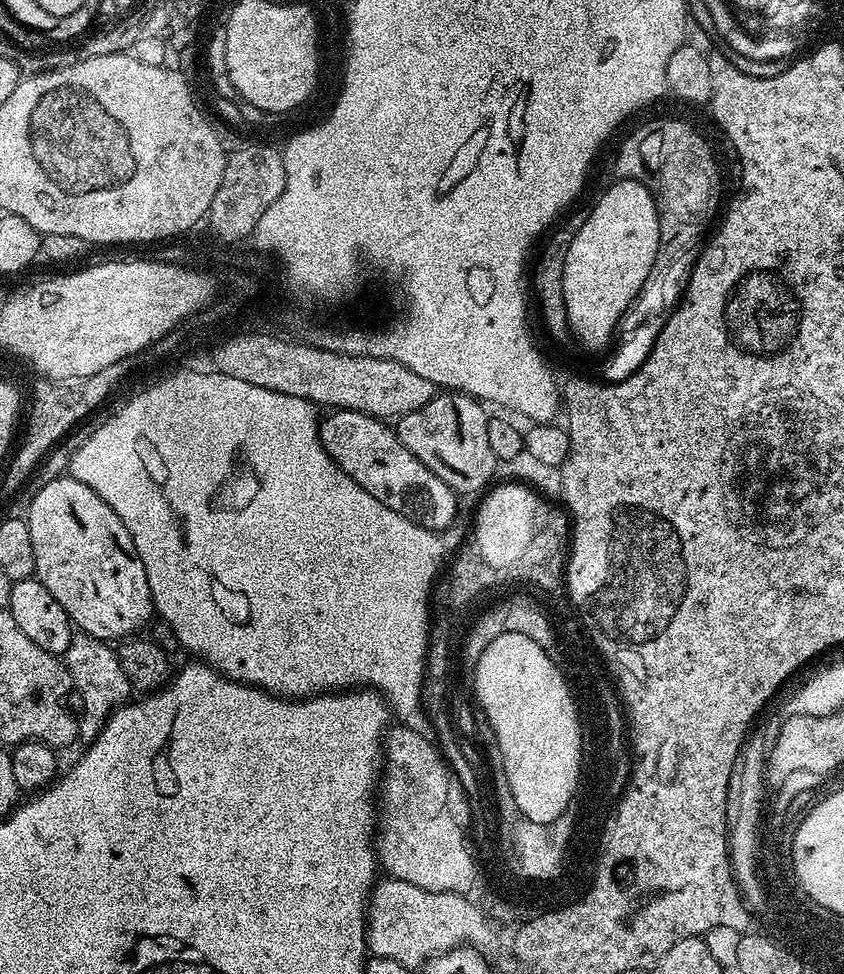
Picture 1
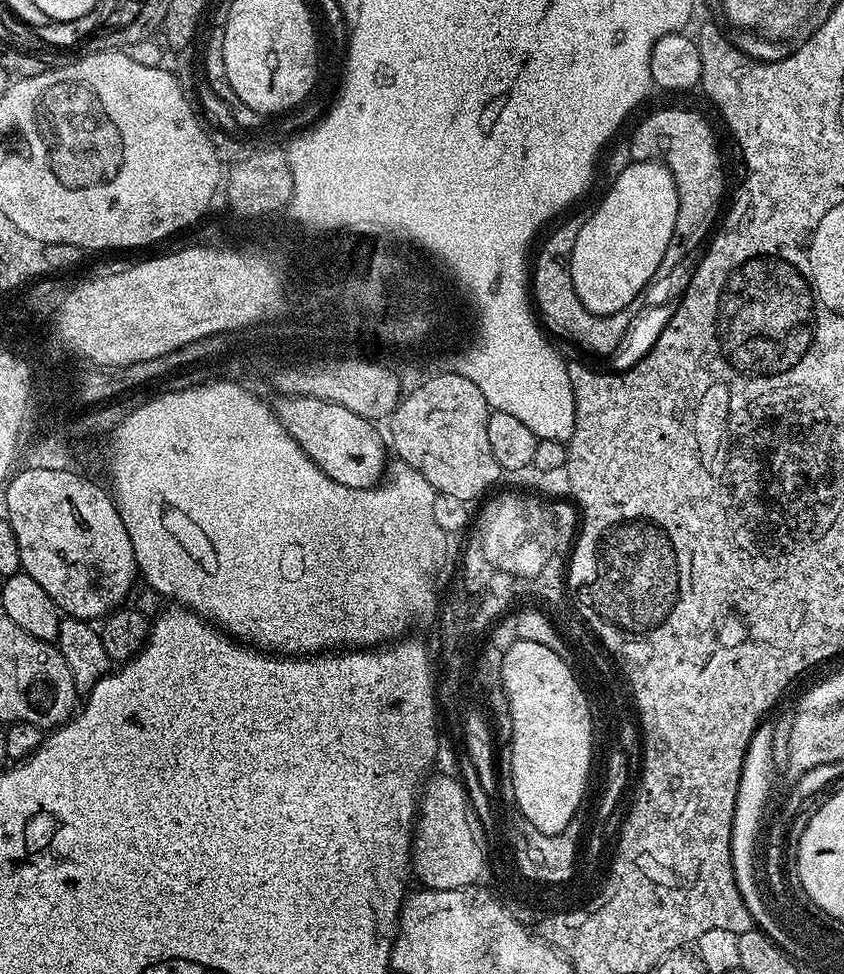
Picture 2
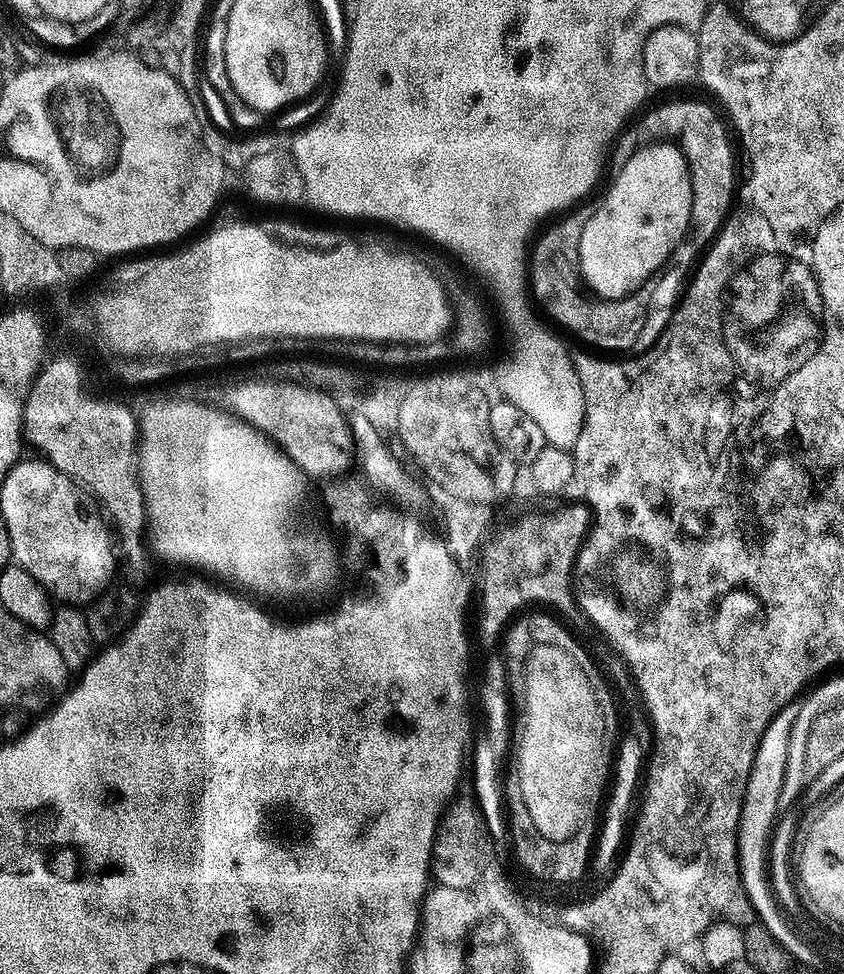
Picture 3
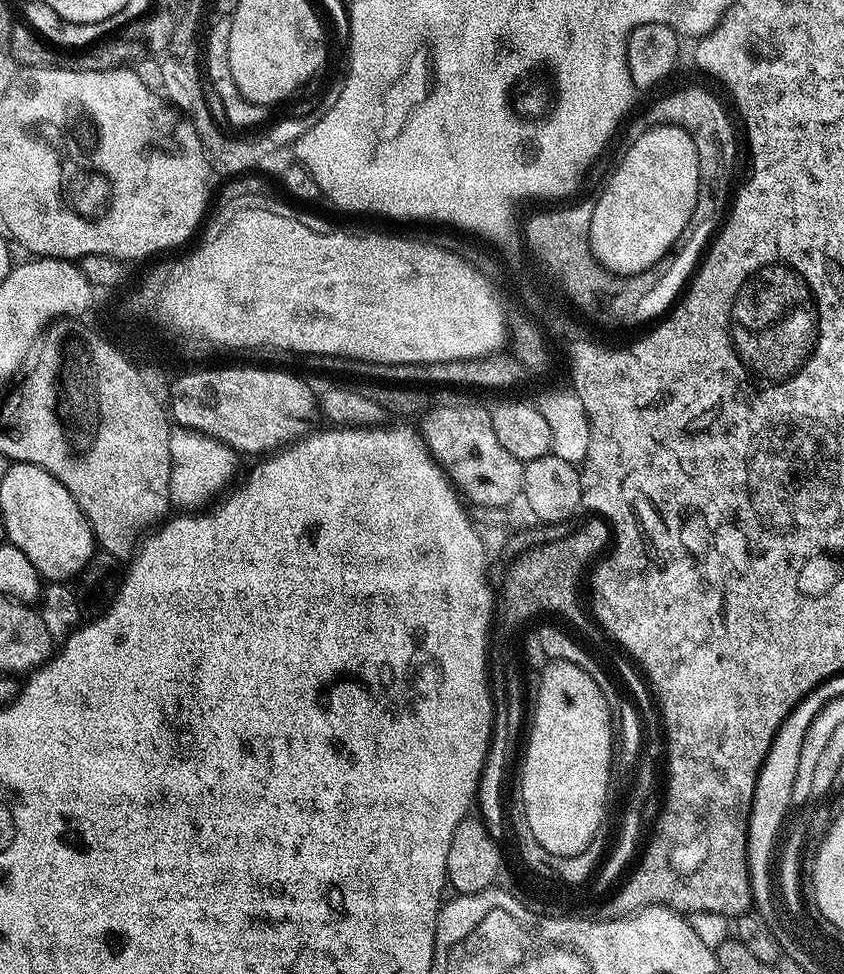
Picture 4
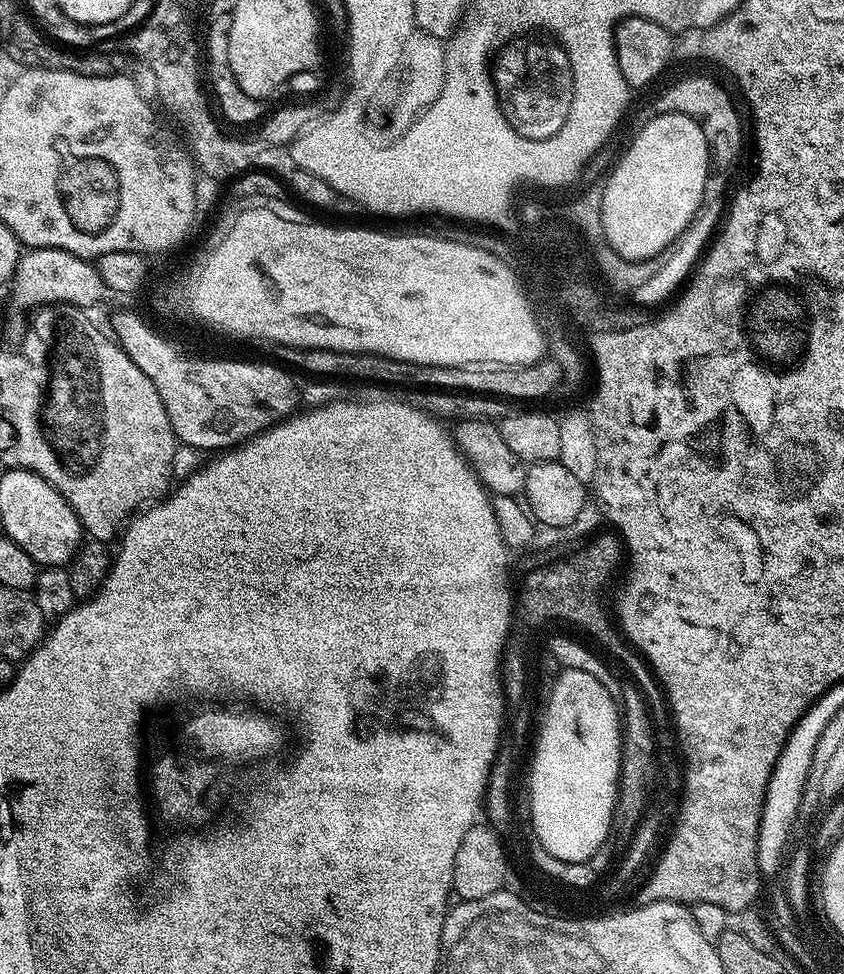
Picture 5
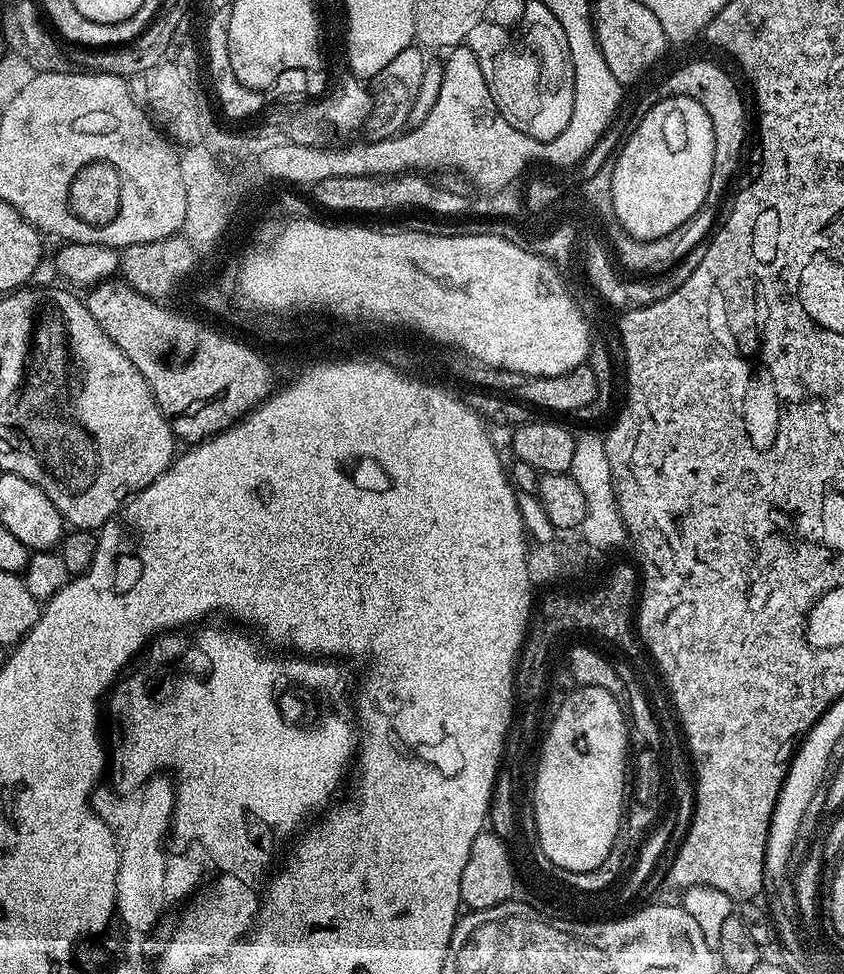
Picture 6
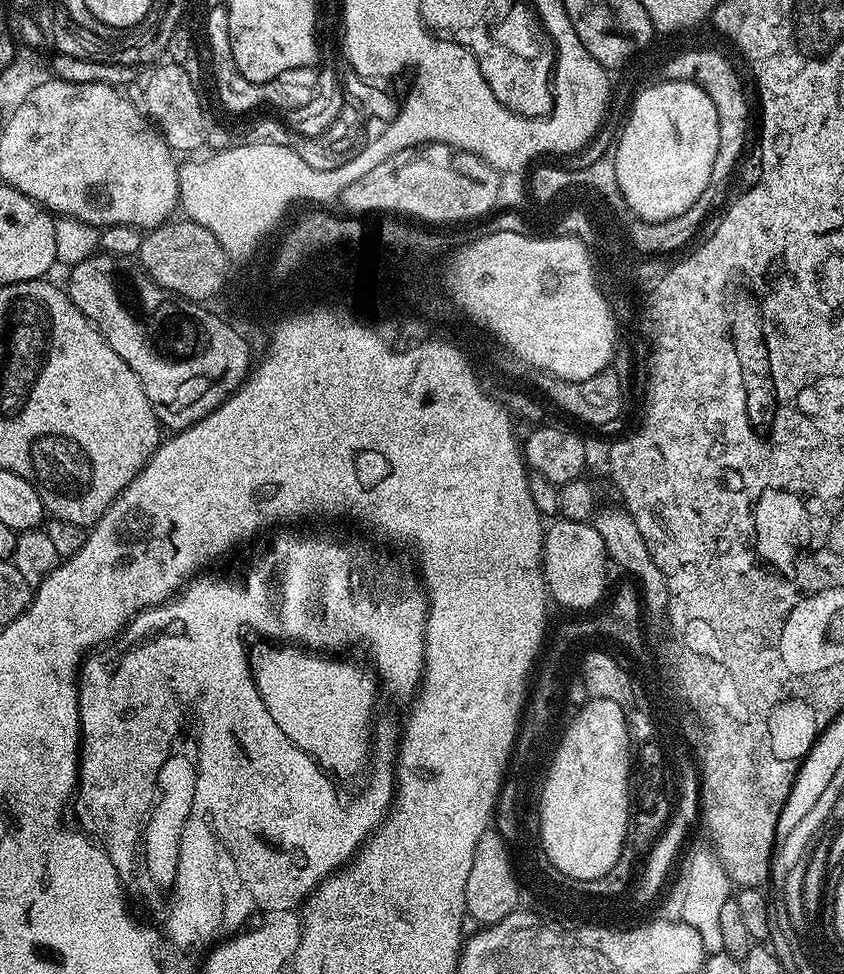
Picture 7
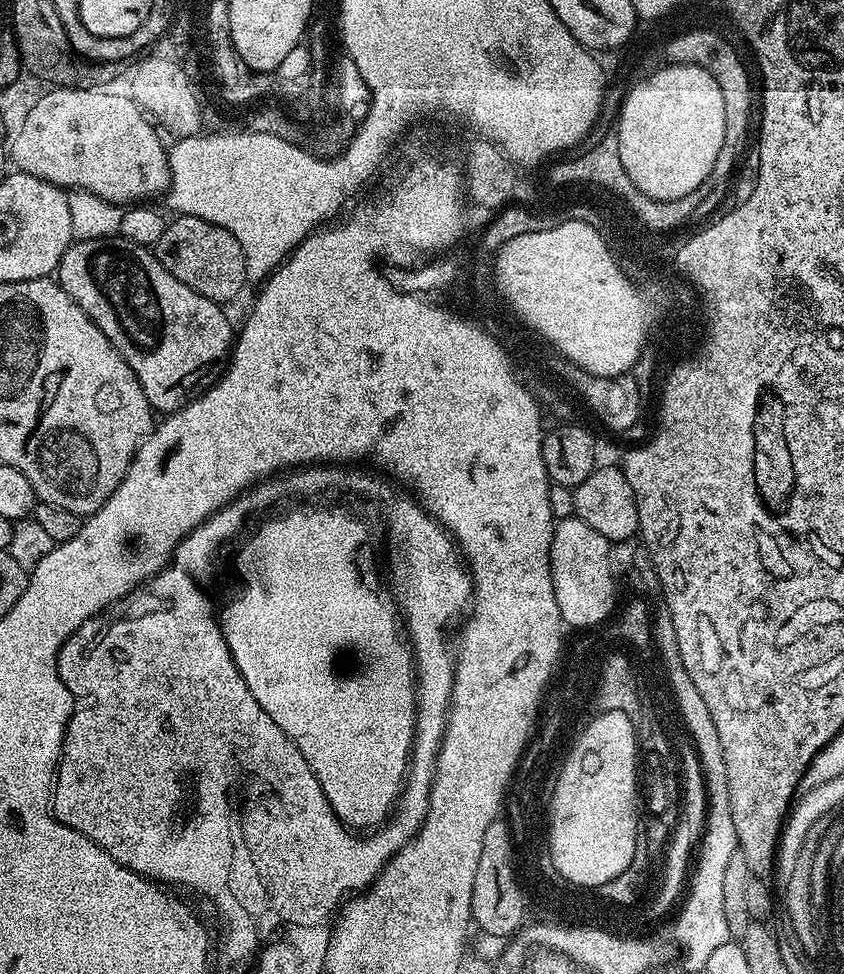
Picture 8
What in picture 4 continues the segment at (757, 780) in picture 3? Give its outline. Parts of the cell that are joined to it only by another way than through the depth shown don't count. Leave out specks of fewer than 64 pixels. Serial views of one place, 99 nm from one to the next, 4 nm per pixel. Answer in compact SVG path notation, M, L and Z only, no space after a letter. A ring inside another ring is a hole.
M784 744L771 745L764 764L760 767L758 782L754 786L752 813L748 819L748 873L752 883L752 899L756 901L754 908L757 913L765 909L768 849L770 846L777 846L782 825L789 815L787 814L788 808L793 807L794 774L798 774L798 770L802 767L802 757L794 756L794 754L797 754L796 750L786 752Z

